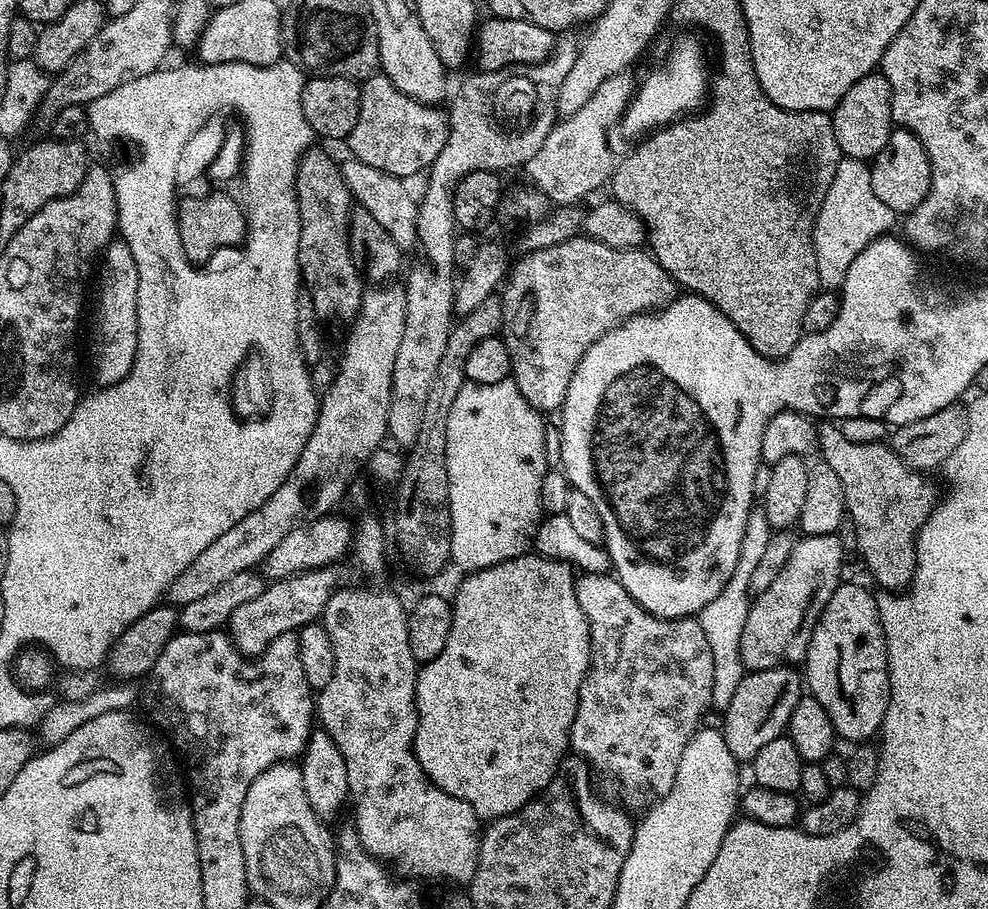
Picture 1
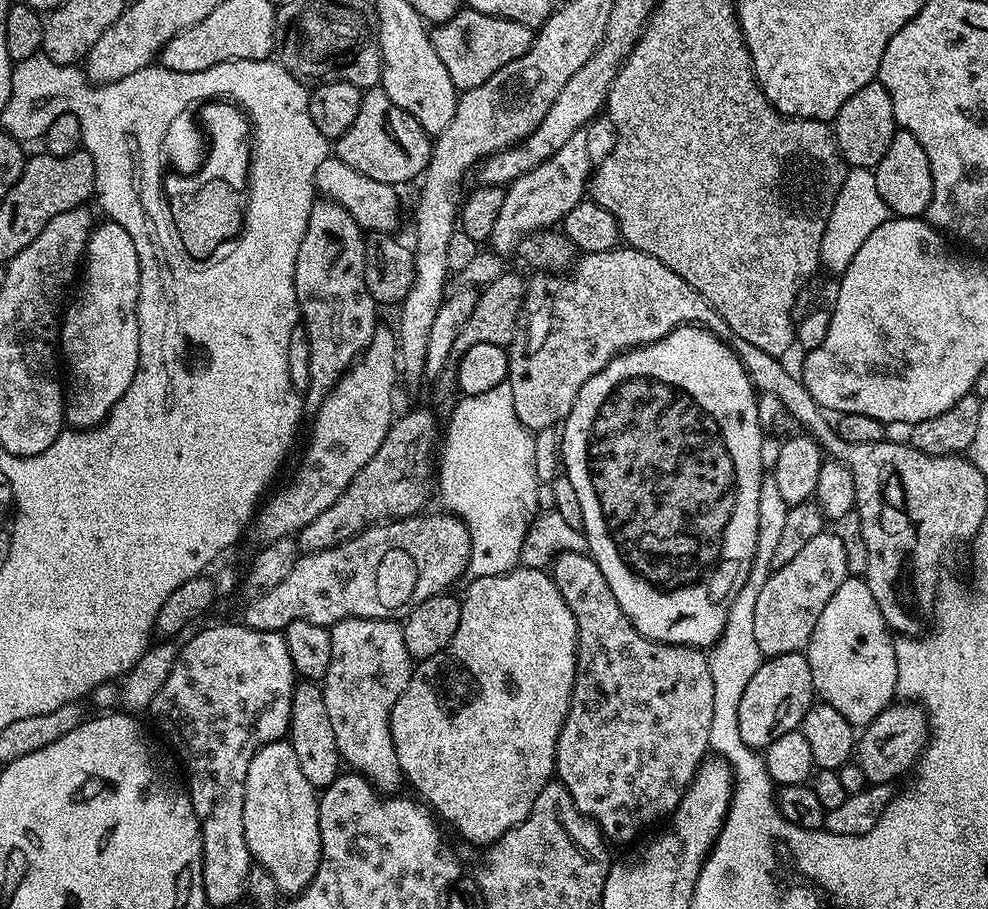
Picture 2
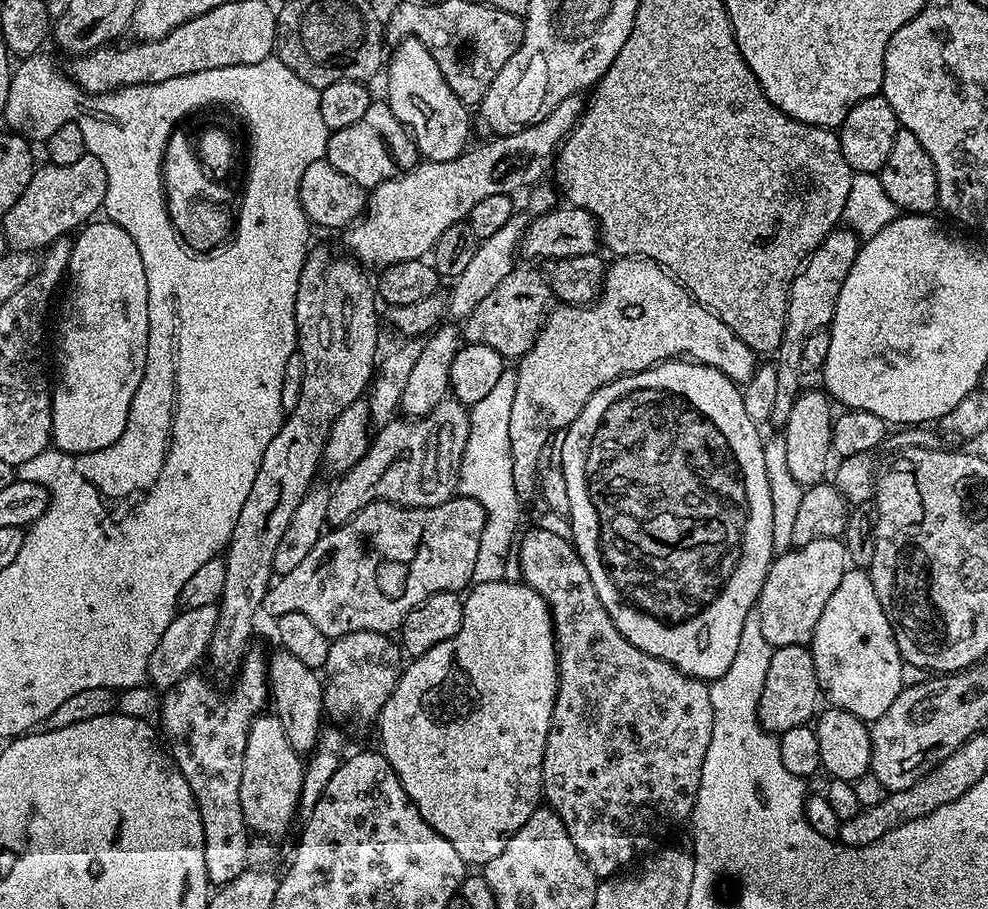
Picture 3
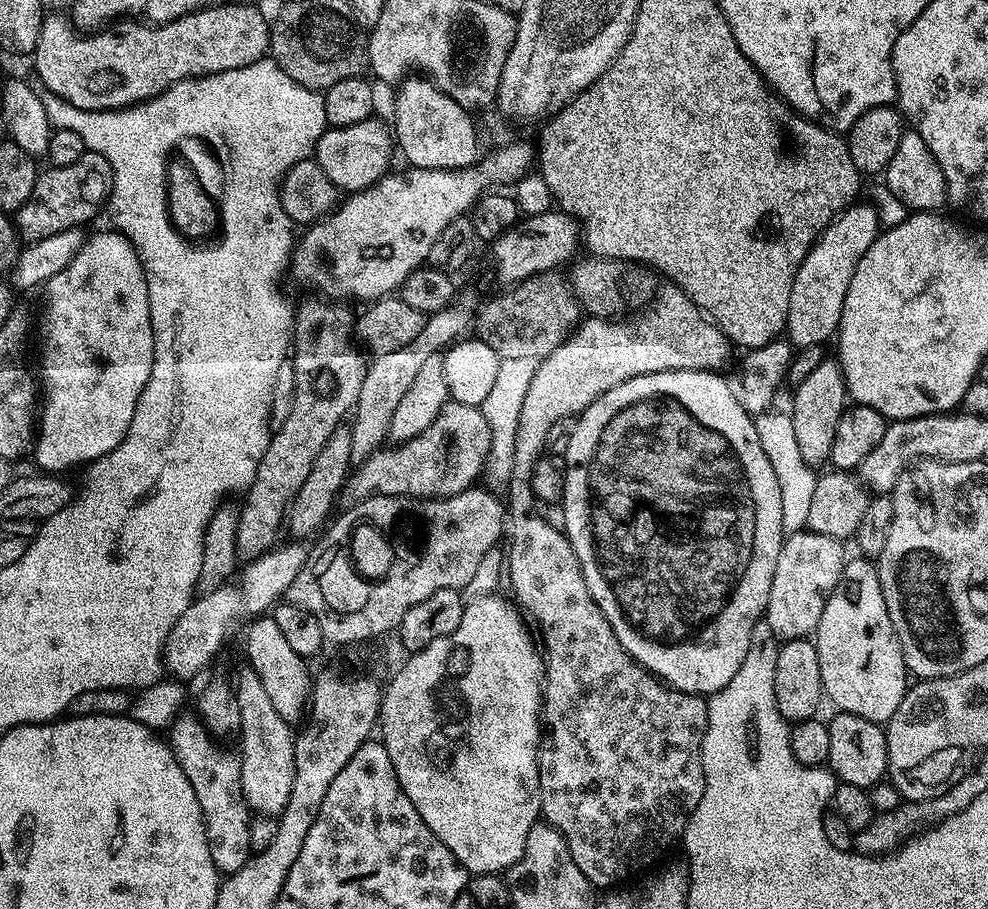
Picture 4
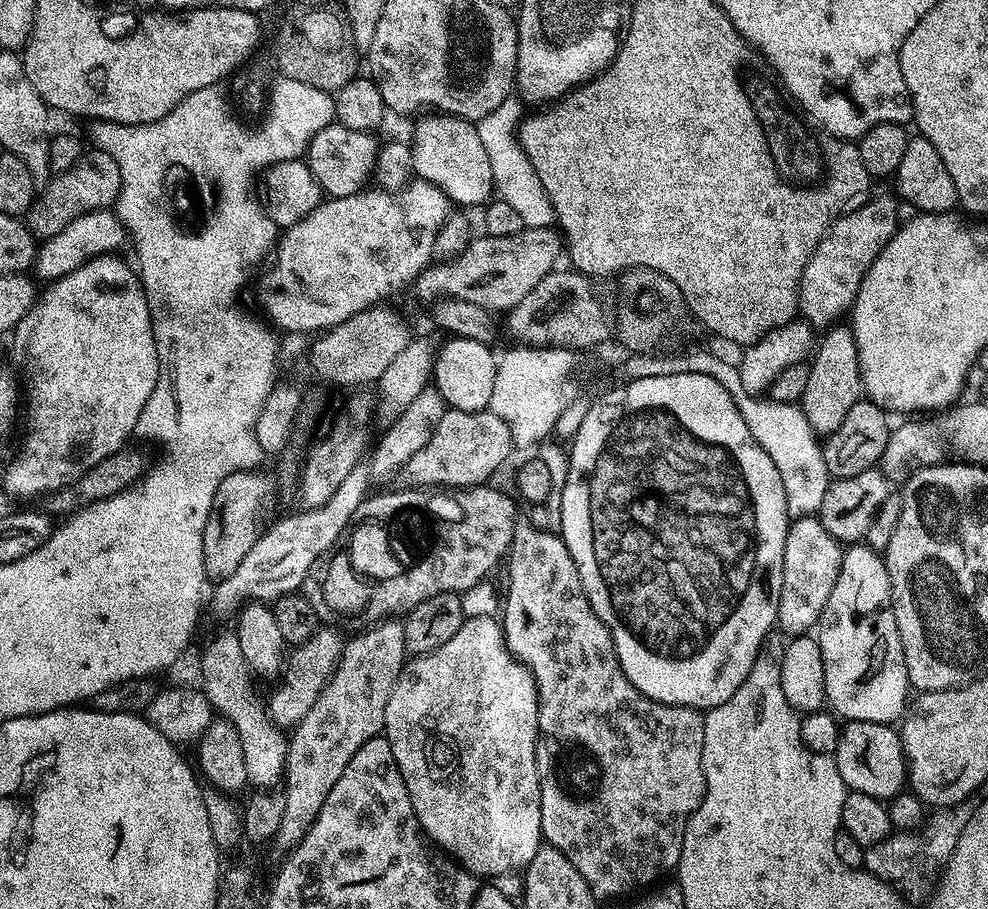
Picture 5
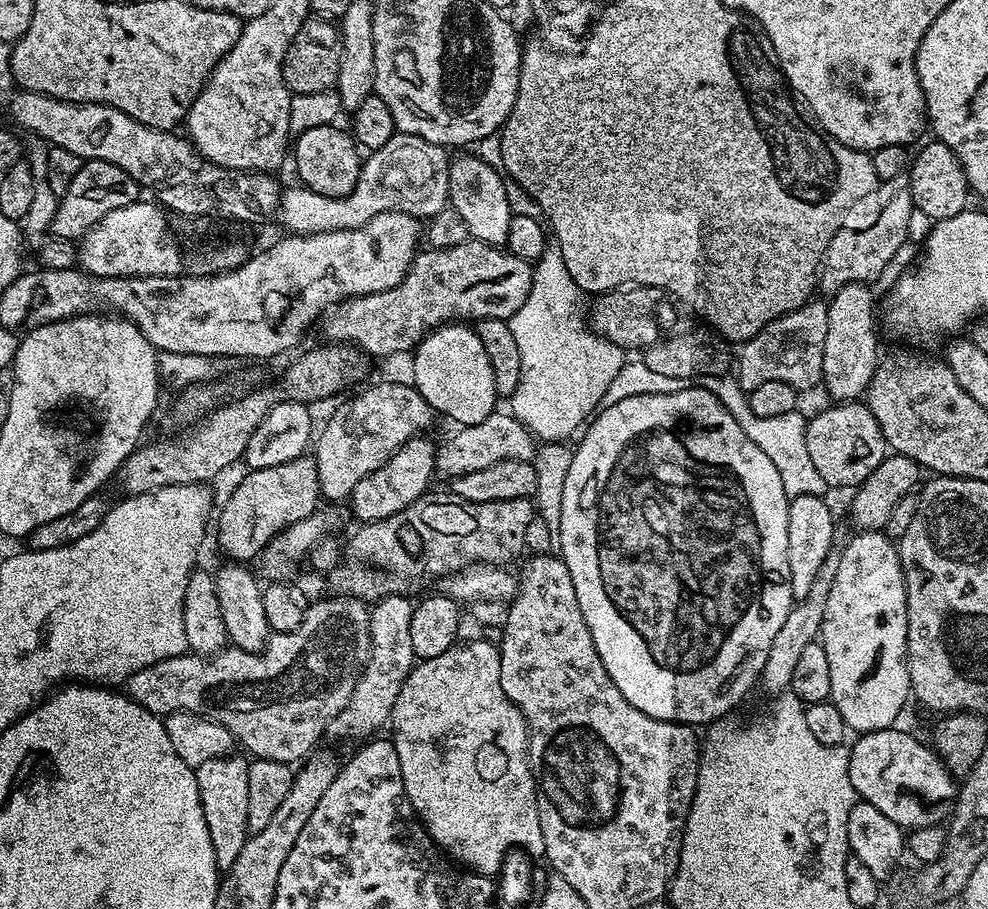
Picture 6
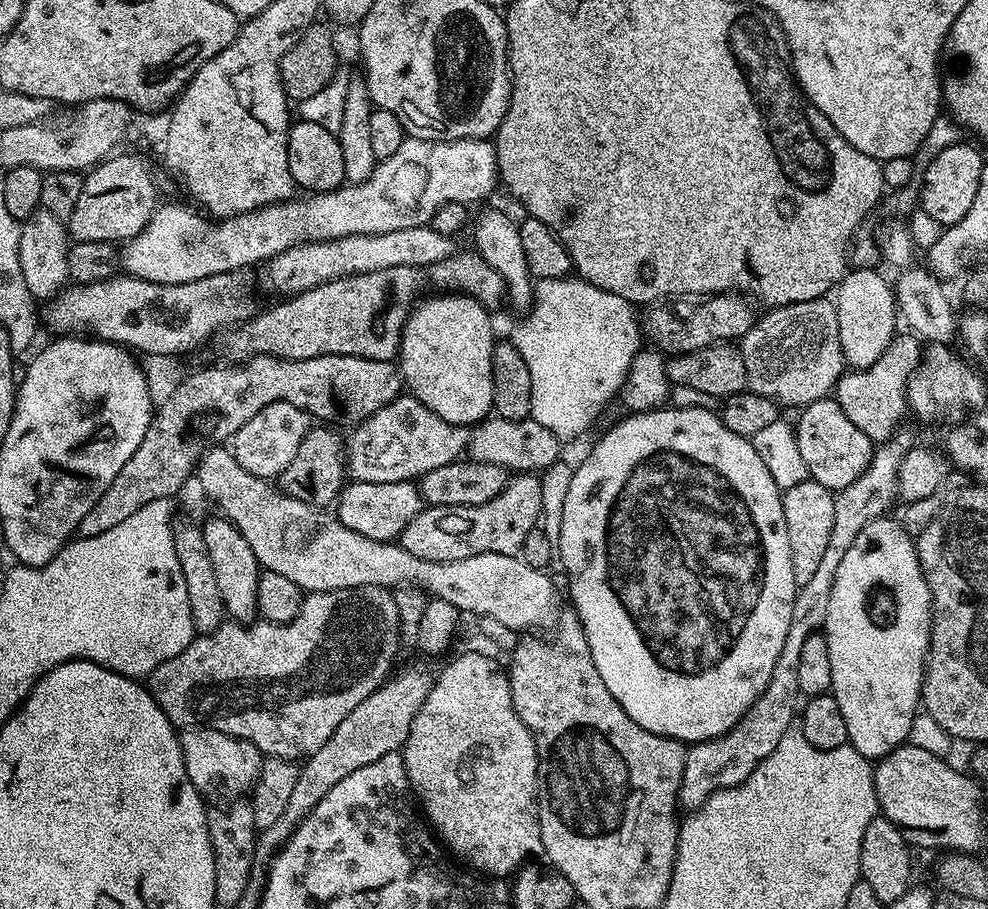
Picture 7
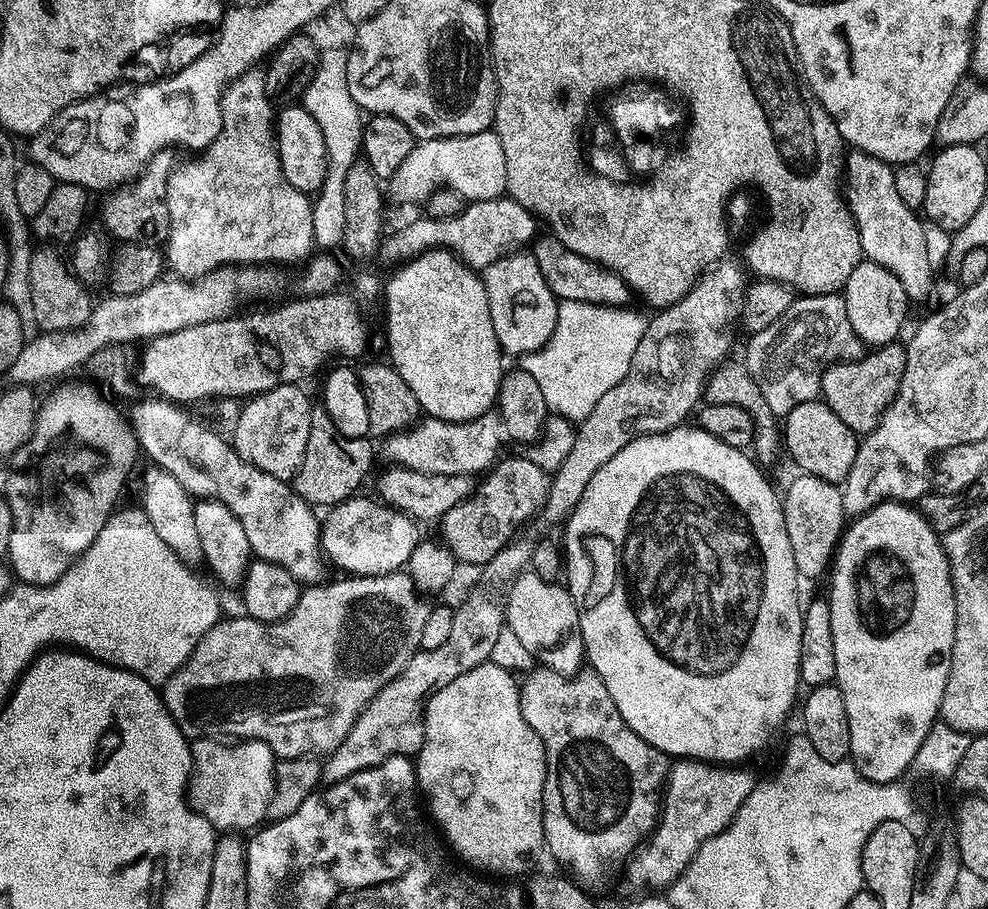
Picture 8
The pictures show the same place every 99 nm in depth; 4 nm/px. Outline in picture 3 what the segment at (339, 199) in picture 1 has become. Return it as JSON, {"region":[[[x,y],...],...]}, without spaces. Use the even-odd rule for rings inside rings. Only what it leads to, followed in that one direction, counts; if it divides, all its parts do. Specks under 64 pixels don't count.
{"region":[[[313,247],[309,251],[308,257],[304,260],[302,274],[298,278],[298,294],[294,302],[294,314],[296,315],[296,347],[298,349],[298,355],[302,358],[302,366],[304,367],[302,370],[302,394],[298,398],[294,410],[286,413],[284,422],[278,430],[278,434],[274,434],[274,438],[270,438],[270,446],[266,446],[266,454],[262,454],[262,466],[258,466],[258,475],[254,477],[254,486],[250,486],[250,495],[246,497],[246,503],[242,505],[242,511],[238,514],[238,522],[234,522],[234,534],[230,534],[230,542],[226,549],[226,555],[223,557],[223,562],[226,566],[226,586],[222,590],[218,601],[216,625],[214,626],[214,634],[210,638],[210,646],[208,647],[208,655],[206,657],[207,663],[212,663],[212,672],[210,671],[211,679],[220,686],[231,685],[240,674],[240,663],[244,661],[245,653],[250,650],[248,639],[252,636],[252,627],[256,624],[256,615],[261,615],[264,599],[274,580],[272,570],[274,550],[278,550],[278,542],[282,542],[282,534],[286,534],[286,526],[290,526],[290,518],[294,518],[294,510],[298,510],[298,502],[302,502],[302,498],[308,493],[309,488],[313,487],[315,480],[312,479],[315,478],[316,471],[321,471],[324,447],[328,441],[330,430],[334,426],[338,414],[342,414],[342,410],[346,410],[346,406],[350,406],[356,400],[361,399],[369,391],[374,373],[378,368],[376,347],[380,344],[380,328],[376,325],[376,304],[378,305],[377,289],[374,287],[372,280],[371,282],[368,281],[367,274],[369,275],[369,273],[355,259],[347,259],[343,260],[338,253],[331,252],[328,248]]]}

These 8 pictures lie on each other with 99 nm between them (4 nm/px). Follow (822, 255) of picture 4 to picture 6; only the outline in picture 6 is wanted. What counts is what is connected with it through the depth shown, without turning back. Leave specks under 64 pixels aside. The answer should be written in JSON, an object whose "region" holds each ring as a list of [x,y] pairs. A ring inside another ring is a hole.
{"region":[[[900,186],[900,189],[887,200],[870,226],[840,228],[827,246],[818,277],[819,289],[831,296],[844,285],[874,283],[873,281],[881,276],[901,250],[910,232],[910,224],[915,212],[913,196],[906,186]]]}

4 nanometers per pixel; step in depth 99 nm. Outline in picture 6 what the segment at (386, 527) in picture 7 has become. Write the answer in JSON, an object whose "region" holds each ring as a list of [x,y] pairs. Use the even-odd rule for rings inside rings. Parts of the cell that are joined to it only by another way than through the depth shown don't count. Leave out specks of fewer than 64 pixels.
{"region":[[[421,434],[407,440],[397,452],[382,464],[378,470],[371,472],[358,486],[354,486],[350,497],[352,512],[357,516],[357,521],[367,522],[388,518],[390,514],[396,514],[398,510],[404,510],[406,506],[415,504],[425,495],[432,476],[436,472],[437,445],[428,441],[427,435]]]}

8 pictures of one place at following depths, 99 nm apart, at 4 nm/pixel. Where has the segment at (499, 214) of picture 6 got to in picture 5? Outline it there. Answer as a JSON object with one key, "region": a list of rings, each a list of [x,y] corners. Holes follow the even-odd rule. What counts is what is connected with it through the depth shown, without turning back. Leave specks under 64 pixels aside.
{"region":[[[436,118],[433,124],[422,124],[416,130],[412,151],[413,173],[423,183],[432,184],[448,195],[456,206],[487,205],[493,199],[494,187],[489,155],[478,138],[476,124],[455,118]]]}

